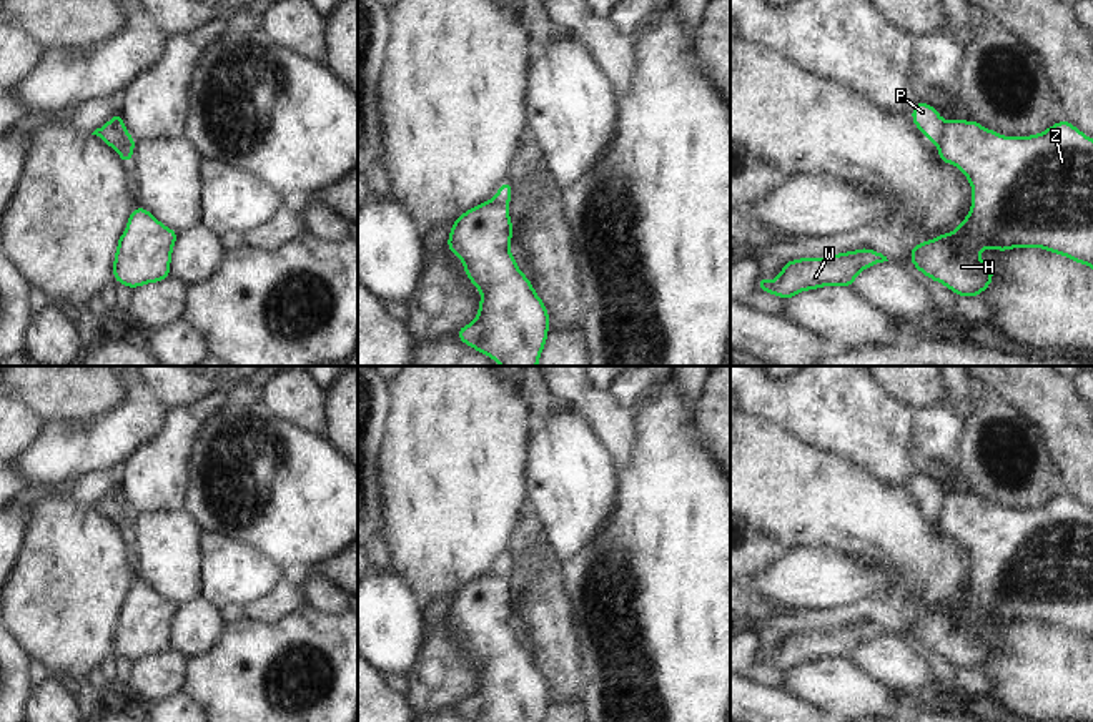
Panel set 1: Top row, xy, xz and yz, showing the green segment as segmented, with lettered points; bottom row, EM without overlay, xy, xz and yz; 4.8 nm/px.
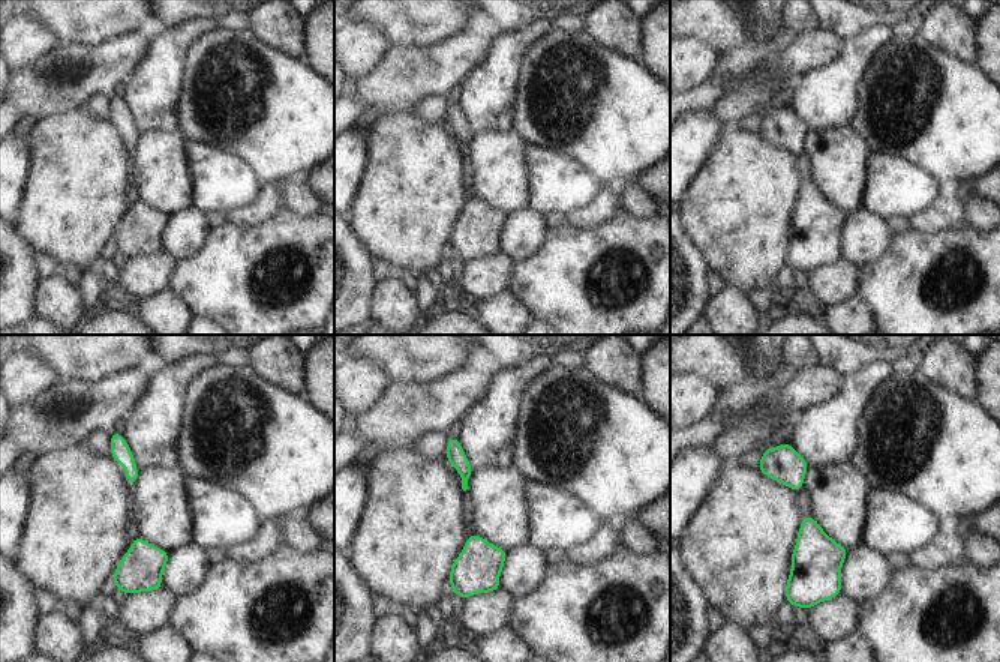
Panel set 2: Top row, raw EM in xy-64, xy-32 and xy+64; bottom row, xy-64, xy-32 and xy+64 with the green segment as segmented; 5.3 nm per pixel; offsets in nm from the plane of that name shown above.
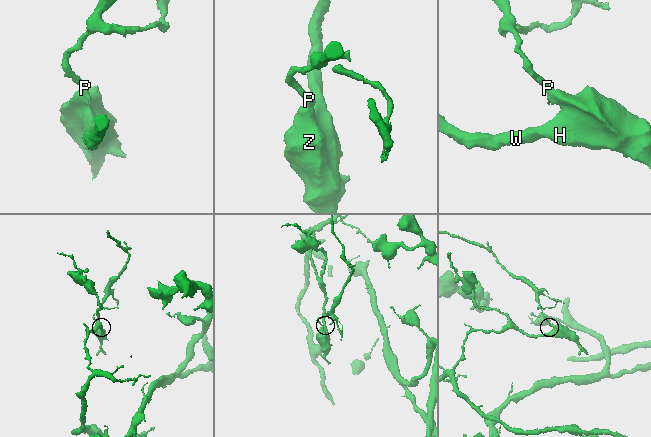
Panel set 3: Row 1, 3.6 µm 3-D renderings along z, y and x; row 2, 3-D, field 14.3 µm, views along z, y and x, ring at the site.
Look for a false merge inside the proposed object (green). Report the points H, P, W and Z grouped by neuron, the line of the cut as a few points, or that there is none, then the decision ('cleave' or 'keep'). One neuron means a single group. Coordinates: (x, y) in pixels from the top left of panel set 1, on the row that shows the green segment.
groups H W Z / P; cut yz (945, 122), (939, 147); cleave

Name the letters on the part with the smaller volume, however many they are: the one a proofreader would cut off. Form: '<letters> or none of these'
P

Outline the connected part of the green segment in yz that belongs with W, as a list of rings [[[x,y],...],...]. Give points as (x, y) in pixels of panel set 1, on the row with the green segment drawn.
[[[858,248],[825,258],[805,256],[784,261],[784,270],[770,284],[762,274],[757,288],[785,301],[797,293],[820,289],[823,286],[852,288],[852,283],[863,270],[883,261],[888,261],[887,256],[870,248]]]

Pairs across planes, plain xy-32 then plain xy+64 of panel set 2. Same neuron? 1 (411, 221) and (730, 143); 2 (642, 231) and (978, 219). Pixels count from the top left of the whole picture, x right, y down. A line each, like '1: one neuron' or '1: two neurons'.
1: one neuron
2: two neurons

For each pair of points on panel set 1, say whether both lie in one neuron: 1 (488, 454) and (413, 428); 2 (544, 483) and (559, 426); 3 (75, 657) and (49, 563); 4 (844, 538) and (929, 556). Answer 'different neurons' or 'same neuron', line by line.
1: same neuron
2: same neuron
3: same neuron
4: same neuron

